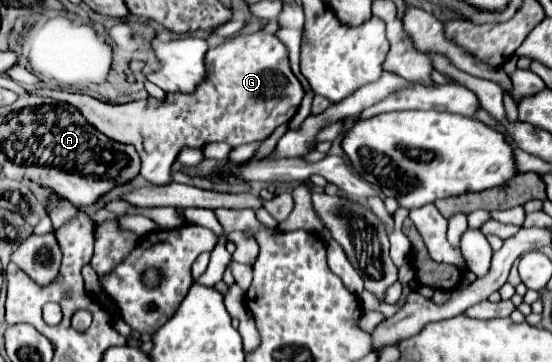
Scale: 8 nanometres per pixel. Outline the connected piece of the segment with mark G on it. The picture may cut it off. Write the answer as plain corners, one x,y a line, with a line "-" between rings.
265,31
229,37
221,45
211,47
205,55
205,69
207,69
207,75
193,93
167,93
163,101
149,97
141,101
115,105
115,103
105,103
101,99
95,99
91,95
81,95
81,93
65,93
65,91
53,91
53,89
43,89
43,93
69,95
69,103
77,107
81,115
87,119
87,123
93,125
99,133
107,135
109,139
117,143
133,145
137,149
141,157
141,173
149,183
165,185
165,181
171,181
169,165
177,159
181,147
201,149
209,143
219,143
219,141
231,147
239,147
243,143
265,141
279,125
291,121
291,117
297,113
301,99
305,95
299,79
289,69
285,45
275,35
265,33

